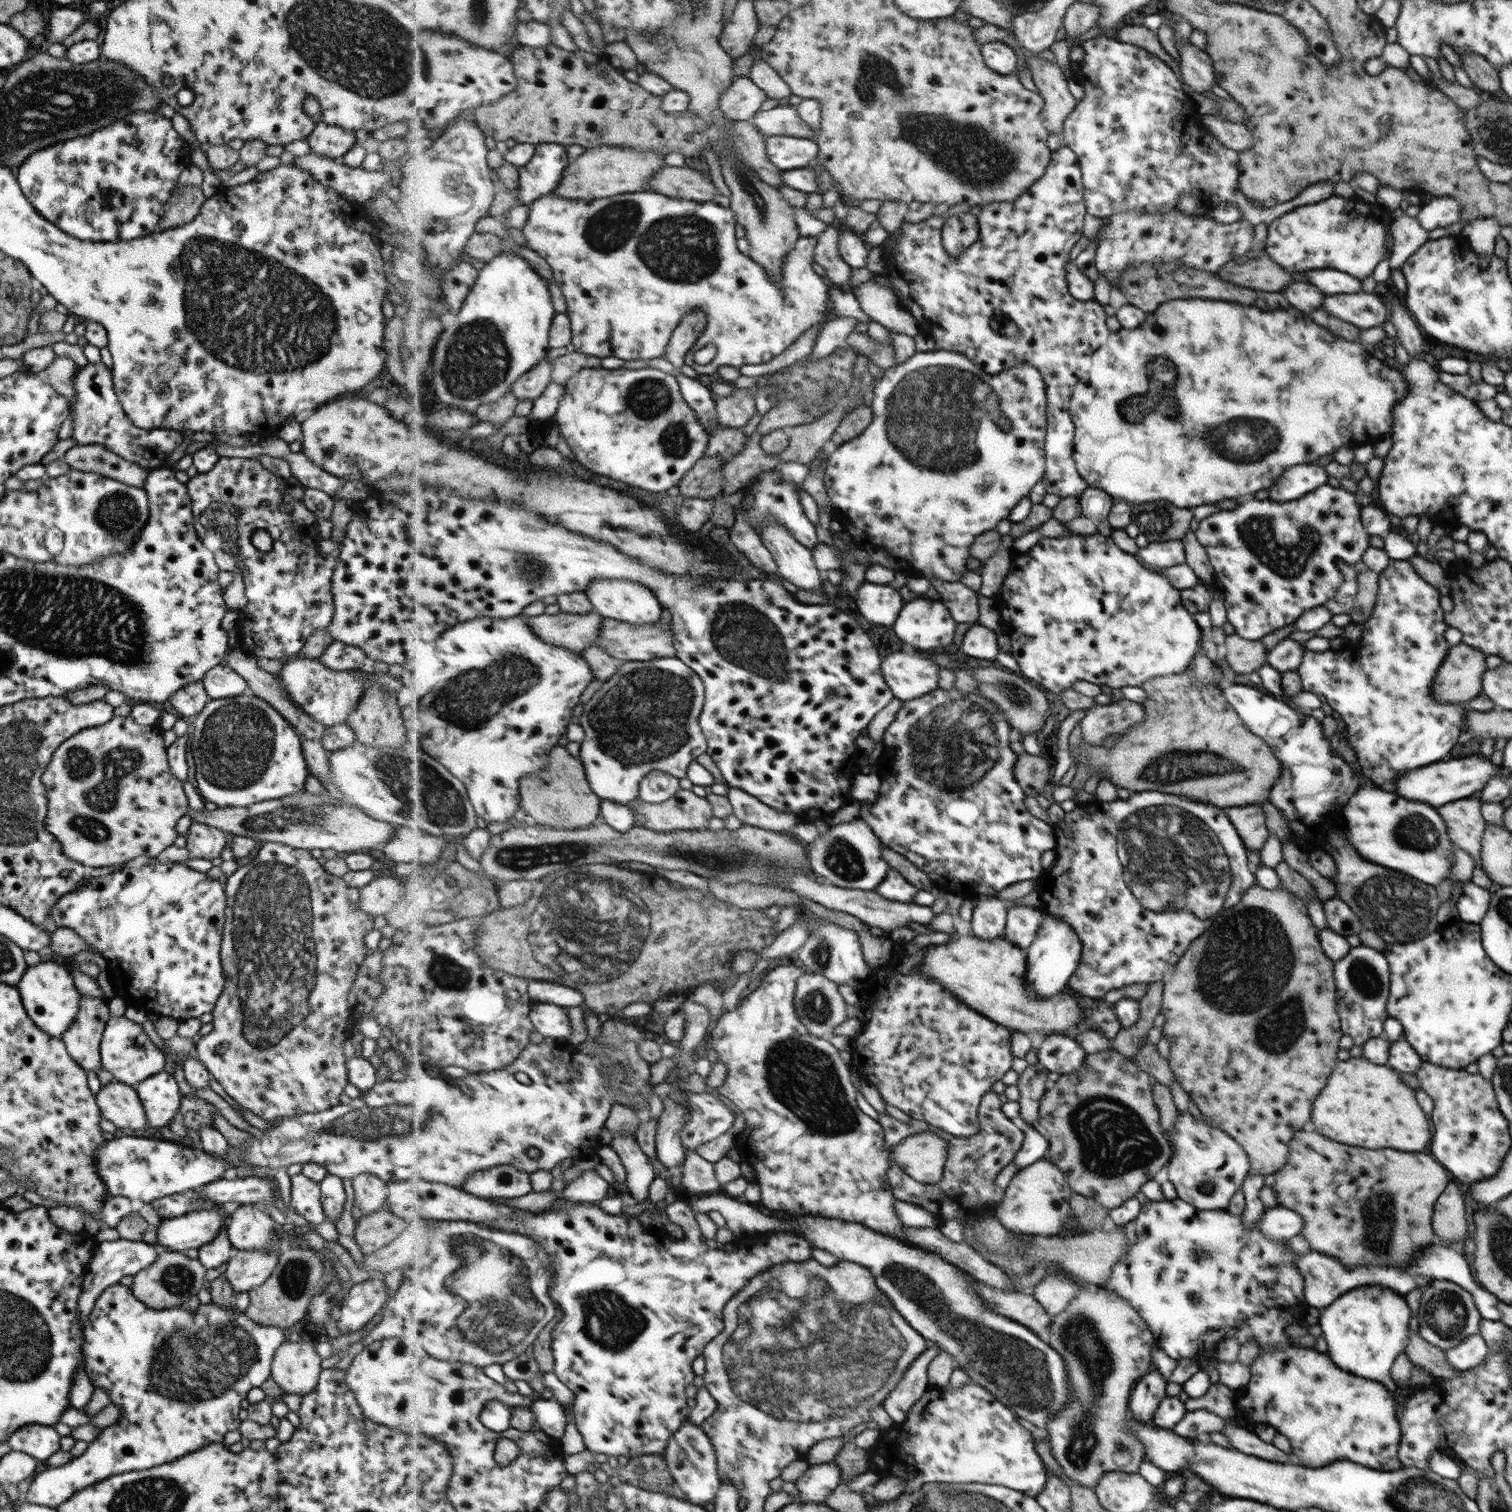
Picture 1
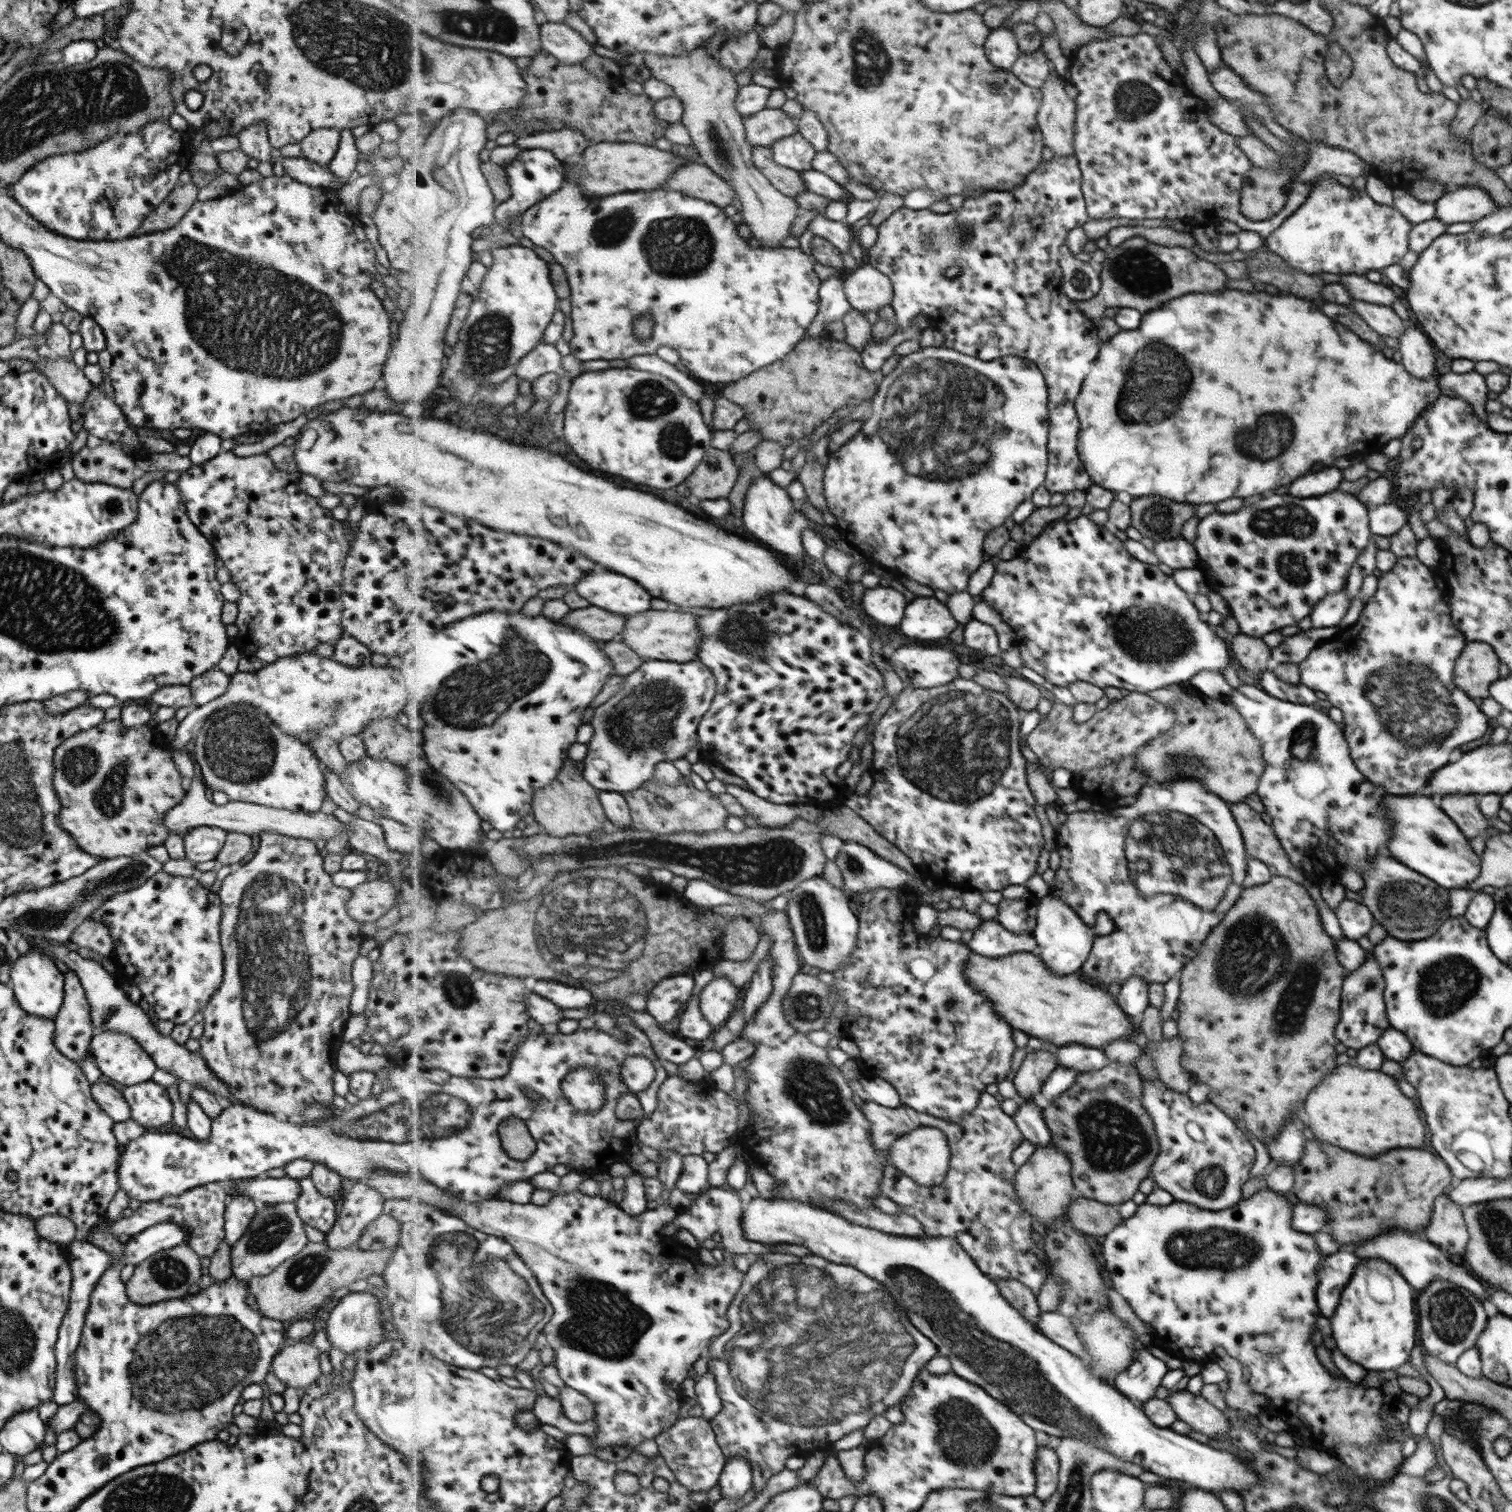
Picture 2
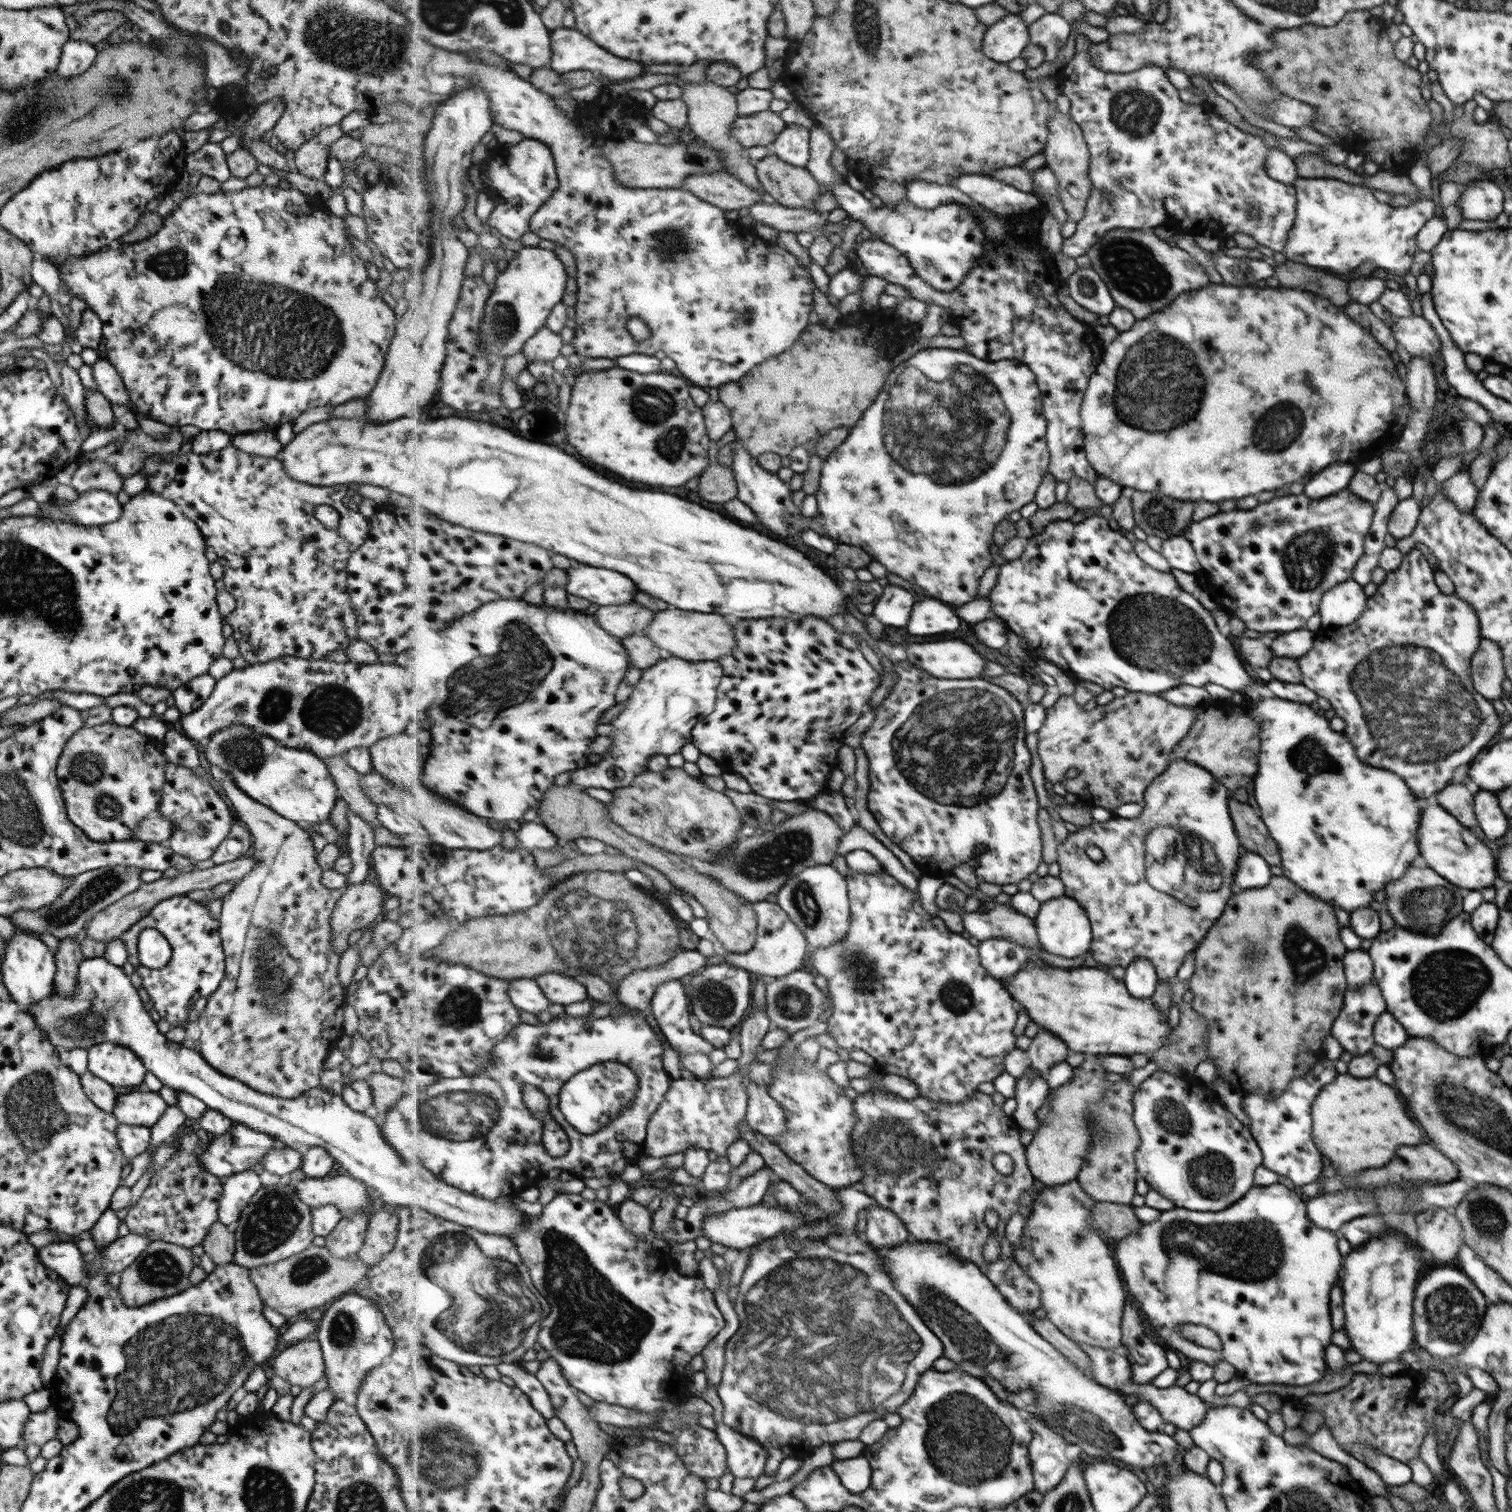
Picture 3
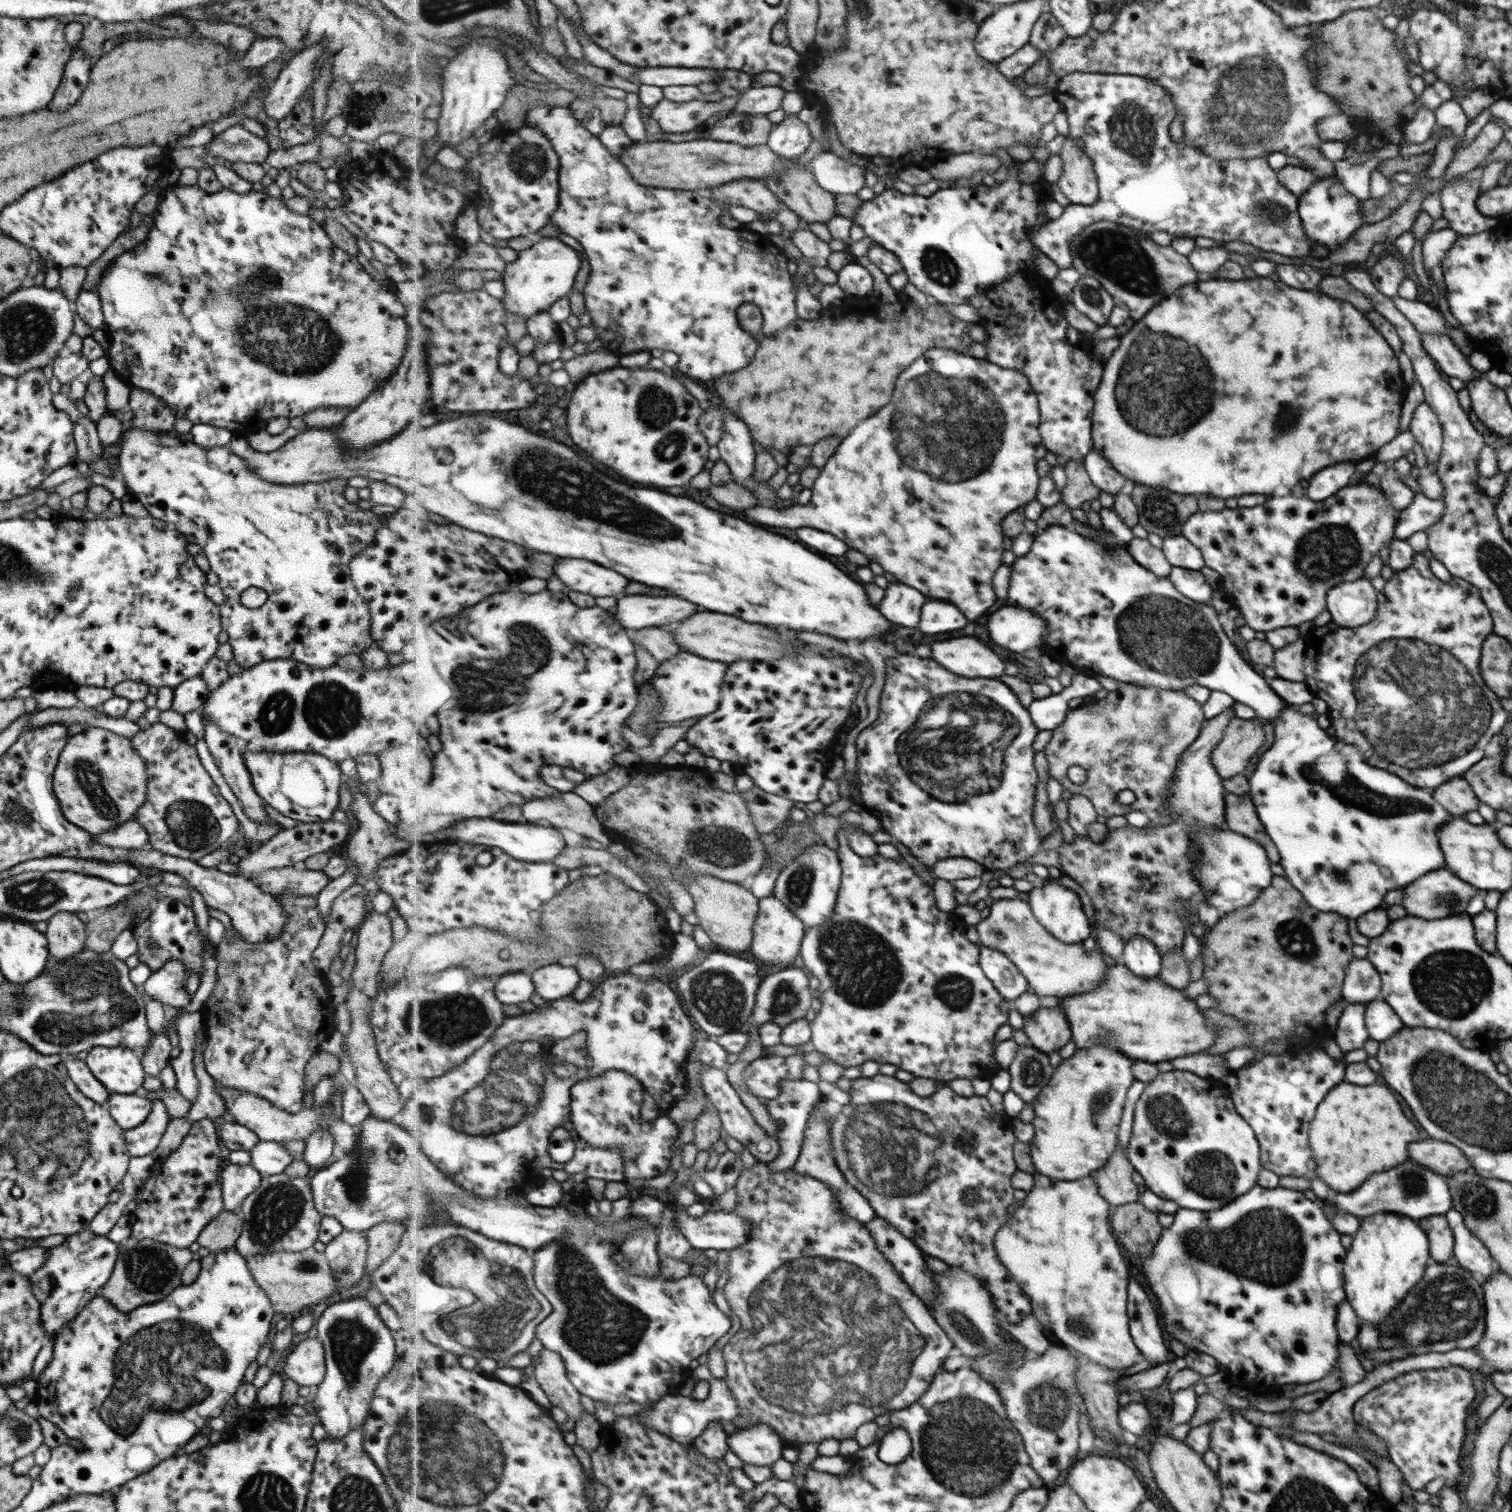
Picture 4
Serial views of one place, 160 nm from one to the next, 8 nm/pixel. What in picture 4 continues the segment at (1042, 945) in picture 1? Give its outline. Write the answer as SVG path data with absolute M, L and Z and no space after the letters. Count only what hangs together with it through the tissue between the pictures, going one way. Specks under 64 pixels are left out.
M1052 882L1035 887L1029 895L1028 902L1034 915L1059 940L1075 944L1093 935L1093 926L1087 921L1081 902L1073 890Z

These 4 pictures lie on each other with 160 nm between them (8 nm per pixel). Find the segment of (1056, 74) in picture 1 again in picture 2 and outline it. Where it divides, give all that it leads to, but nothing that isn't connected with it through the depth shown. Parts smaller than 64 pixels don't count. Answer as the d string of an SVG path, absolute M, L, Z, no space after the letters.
M1049 76L1044 81L1038 123L1046 146L1055 156L1075 157L1075 99L1065 92L1065 82L1061 76Z

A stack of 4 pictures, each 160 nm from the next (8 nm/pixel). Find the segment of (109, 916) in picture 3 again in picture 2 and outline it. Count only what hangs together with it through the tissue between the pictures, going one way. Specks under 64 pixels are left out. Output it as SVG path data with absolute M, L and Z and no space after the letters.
M85 919L71 933L67 942L73 942L78 947L87 947L97 957L107 957L112 952L112 940L107 925L103 921Z

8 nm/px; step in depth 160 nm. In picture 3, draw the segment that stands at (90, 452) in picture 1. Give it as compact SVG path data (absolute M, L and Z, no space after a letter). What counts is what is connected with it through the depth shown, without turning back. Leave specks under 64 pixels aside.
M88 460L79 463L73 471L70 486L75 492L87 492L93 489L105 489L116 494L121 490L123 478L115 469L100 460Z

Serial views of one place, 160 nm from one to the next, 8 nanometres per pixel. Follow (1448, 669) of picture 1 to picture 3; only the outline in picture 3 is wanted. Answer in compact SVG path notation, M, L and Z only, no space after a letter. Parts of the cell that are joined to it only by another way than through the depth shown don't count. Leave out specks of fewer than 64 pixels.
M1481 638L1477 651L1469 659L1471 684L1475 692L1488 701L1501 699L1501 683L1505 680L1502 650L1495 641Z

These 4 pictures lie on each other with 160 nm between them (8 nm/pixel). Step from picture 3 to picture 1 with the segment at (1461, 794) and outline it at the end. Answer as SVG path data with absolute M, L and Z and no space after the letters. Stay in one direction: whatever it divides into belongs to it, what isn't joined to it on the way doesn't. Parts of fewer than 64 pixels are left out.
M1469 796L1437 808L1453 845L1471 855L1477 867L1480 866L1480 840L1486 825L1480 803L1476 796Z

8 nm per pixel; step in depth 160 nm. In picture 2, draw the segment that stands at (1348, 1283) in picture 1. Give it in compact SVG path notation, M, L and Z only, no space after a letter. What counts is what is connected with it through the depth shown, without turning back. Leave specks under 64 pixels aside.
M1339 1250L1324 1256L1316 1266L1318 1283L1314 1289L1321 1316L1333 1316L1339 1295L1360 1260L1350 1250Z

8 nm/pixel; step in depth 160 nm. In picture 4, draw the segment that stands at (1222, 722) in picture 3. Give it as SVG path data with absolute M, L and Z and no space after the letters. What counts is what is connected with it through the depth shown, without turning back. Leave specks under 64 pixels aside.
M1234 716L1227 723L1222 740L1209 755L1213 770L1221 778L1242 773L1263 742L1263 726L1257 718L1239 719Z

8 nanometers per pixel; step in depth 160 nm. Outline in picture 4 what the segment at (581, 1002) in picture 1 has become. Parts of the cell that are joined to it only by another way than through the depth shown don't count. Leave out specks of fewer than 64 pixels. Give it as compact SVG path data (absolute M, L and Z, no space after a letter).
M559 964L539 967L539 970L533 974L537 993L545 1000L559 1000L563 996L573 994L582 981L581 975L575 968Z

